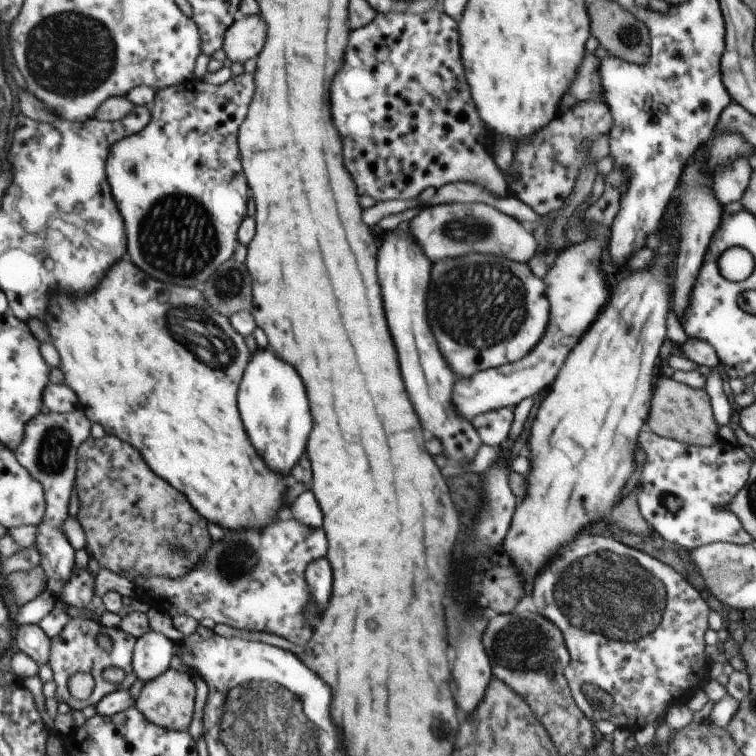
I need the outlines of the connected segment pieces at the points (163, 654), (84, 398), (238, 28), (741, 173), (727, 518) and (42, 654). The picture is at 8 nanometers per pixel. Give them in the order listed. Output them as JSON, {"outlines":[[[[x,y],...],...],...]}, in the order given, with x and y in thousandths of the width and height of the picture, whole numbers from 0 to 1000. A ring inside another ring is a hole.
{"outlines":[[[[204,833],[181,844],[176,857],[175,881],[188,902],[198,902],[231,878],[230,849]]],[[[161,344],[153,352],[148,352],[146,362],[132,373],[132,378],[130,378],[130,384],[124,384],[124,389],[119,389],[114,394],[90,394],[82,386],[74,389],[71,410],[66,410],[66,418],[61,415],[61,423],[57,422],[57,425],[63,433],[69,452],[79,470],[78,487],[87,497],[86,508],[101,519],[103,532],[111,537],[107,541],[119,542],[119,553],[124,553],[124,558],[132,558],[140,575],[151,574],[152,578],[161,579],[164,585],[172,585],[185,598],[204,627],[222,638],[235,651],[245,653],[257,675],[261,675],[262,680],[266,680],[275,692],[288,693],[299,701],[325,701],[325,698],[349,698],[362,690],[365,680],[376,669],[378,640],[376,640],[373,630],[368,630],[362,622],[357,622],[352,616],[352,611],[341,603],[341,598],[331,587],[331,582],[320,566],[315,540],[312,540],[312,519],[315,519],[323,488],[333,468],[328,464],[323,447],[310,439],[302,421],[291,418],[280,405],[275,405],[269,389],[265,389],[259,381],[238,381],[238,378],[225,378],[225,376],[209,373],[209,370],[198,370],[177,349]]],[[[339,20],[313,22],[296,42],[295,65],[310,83],[339,77],[352,53],[352,32]]],[[[987,208],[972,209],[960,218],[960,222],[950,224],[950,228],[944,228],[942,238],[947,262],[955,270],[980,265],[996,226]]],[[[852,565],[844,590],[854,599],[847,638],[849,649],[844,669],[861,701],[881,714],[915,728],[946,717],[991,721],[997,713],[987,704],[979,687],[966,675],[966,665],[991,635],[997,607],[979,589],[947,582],[942,590],[925,591],[874,578]],[[893,656],[903,669],[894,679],[882,675],[880,661]]],[[[50,825],[24,828],[21,854],[52,880],[62,878],[66,870],[66,845]]]]}

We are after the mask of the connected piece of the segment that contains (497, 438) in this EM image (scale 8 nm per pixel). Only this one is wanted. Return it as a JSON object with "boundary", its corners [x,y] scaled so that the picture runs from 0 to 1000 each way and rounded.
{"boundary":[[[664,538],[659,542],[630,549],[623,560],[632,570],[640,587],[659,591],[672,582],[679,556],[680,540]]]}

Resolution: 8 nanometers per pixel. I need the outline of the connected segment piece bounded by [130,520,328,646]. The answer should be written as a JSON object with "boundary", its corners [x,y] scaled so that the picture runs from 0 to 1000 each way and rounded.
{"boundary":[[[368,688],[347,704],[299,704],[292,714],[278,720],[265,743],[242,762],[229,766],[214,761],[180,762],[172,770],[179,775],[181,791],[206,807],[220,810],[228,819],[235,813],[249,813],[278,827],[299,825],[365,839],[386,852],[402,854],[413,839],[399,815],[402,804],[410,799],[402,751],[413,741],[431,735],[431,728],[434,717],[426,698],[410,698],[392,688]]]}

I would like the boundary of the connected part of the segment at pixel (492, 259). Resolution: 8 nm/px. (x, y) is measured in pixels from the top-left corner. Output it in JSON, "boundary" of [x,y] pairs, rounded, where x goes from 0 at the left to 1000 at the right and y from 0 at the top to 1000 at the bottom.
{"boundary":[[[616,336],[577,347],[566,378],[563,418],[590,481],[616,500],[693,474],[716,450],[726,425],[728,403],[721,384],[720,372],[704,361],[698,348],[688,349],[648,336]]]}

